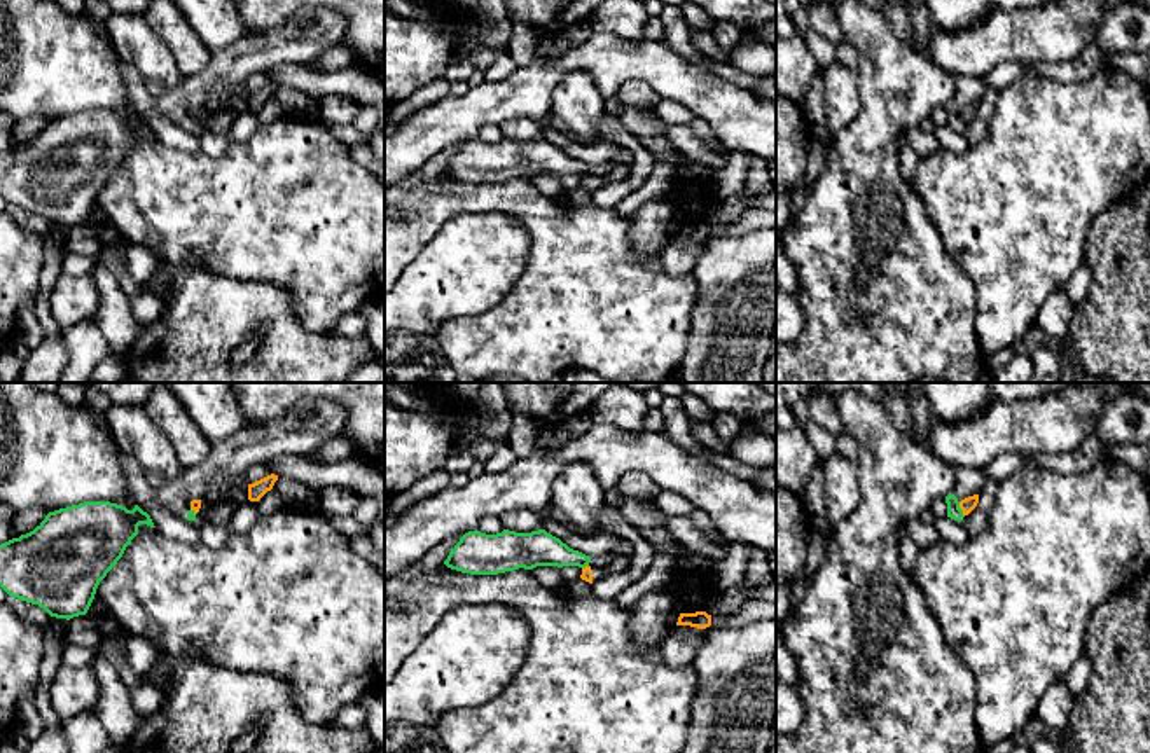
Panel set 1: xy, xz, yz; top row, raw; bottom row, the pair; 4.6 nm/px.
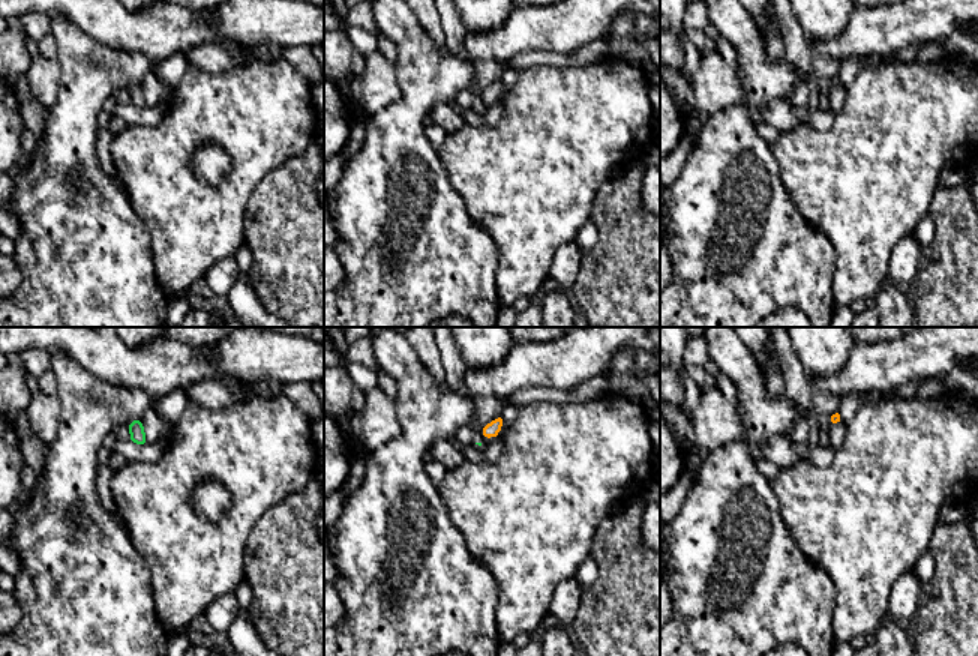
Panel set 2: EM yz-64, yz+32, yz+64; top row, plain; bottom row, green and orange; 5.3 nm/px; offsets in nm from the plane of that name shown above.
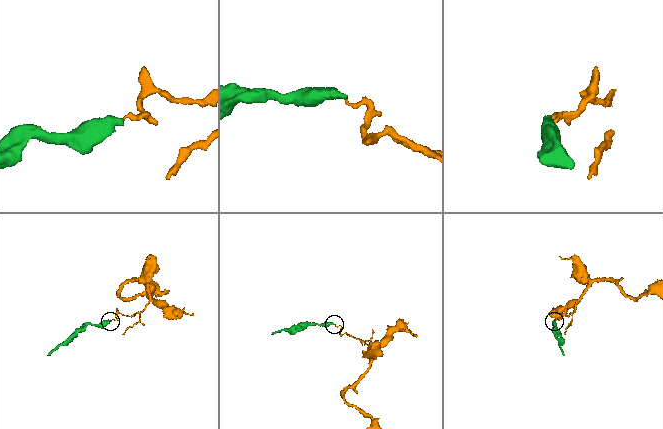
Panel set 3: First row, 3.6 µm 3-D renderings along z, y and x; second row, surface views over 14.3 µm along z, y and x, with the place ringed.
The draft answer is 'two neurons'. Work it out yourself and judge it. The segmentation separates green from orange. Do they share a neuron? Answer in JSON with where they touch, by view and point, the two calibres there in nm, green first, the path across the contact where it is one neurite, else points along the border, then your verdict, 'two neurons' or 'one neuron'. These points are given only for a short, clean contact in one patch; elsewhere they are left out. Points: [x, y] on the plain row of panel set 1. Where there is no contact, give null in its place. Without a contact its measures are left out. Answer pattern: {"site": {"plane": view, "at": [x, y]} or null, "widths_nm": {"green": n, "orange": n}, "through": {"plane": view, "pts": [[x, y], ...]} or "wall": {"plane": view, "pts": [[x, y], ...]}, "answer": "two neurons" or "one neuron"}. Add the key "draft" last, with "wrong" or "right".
{"site": {"plane": "yz", "at": [960, 117]}, "widths_nm": {"green": 70, "orange": 70}, "wall": {"plane": "yz", "pts": [[958, 110], [963, 124]]}, "answer": "two neurons", "draft": "right"}

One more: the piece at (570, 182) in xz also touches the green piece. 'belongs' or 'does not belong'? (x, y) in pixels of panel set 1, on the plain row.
belongs

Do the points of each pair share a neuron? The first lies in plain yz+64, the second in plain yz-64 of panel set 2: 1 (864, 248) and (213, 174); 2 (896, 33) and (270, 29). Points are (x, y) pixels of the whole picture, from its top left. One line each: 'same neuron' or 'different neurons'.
1: different neurons
2: different neurons

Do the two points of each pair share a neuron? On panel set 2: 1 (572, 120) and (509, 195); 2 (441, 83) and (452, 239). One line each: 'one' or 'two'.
1: one
2: one

